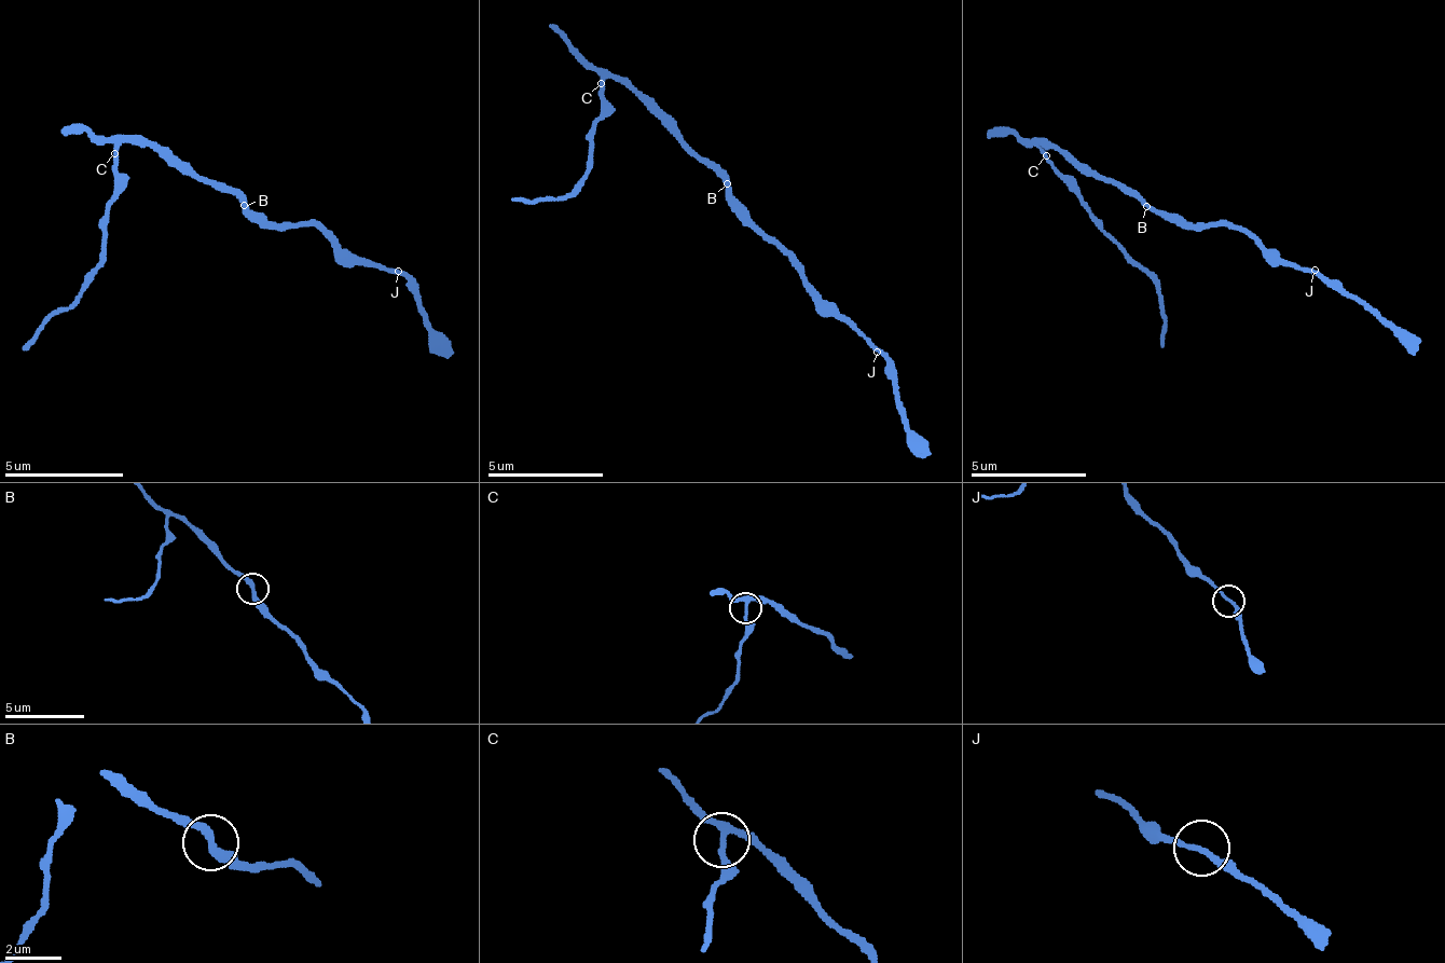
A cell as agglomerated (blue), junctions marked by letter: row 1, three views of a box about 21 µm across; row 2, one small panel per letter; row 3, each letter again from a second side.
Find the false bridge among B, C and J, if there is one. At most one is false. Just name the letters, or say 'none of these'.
C

